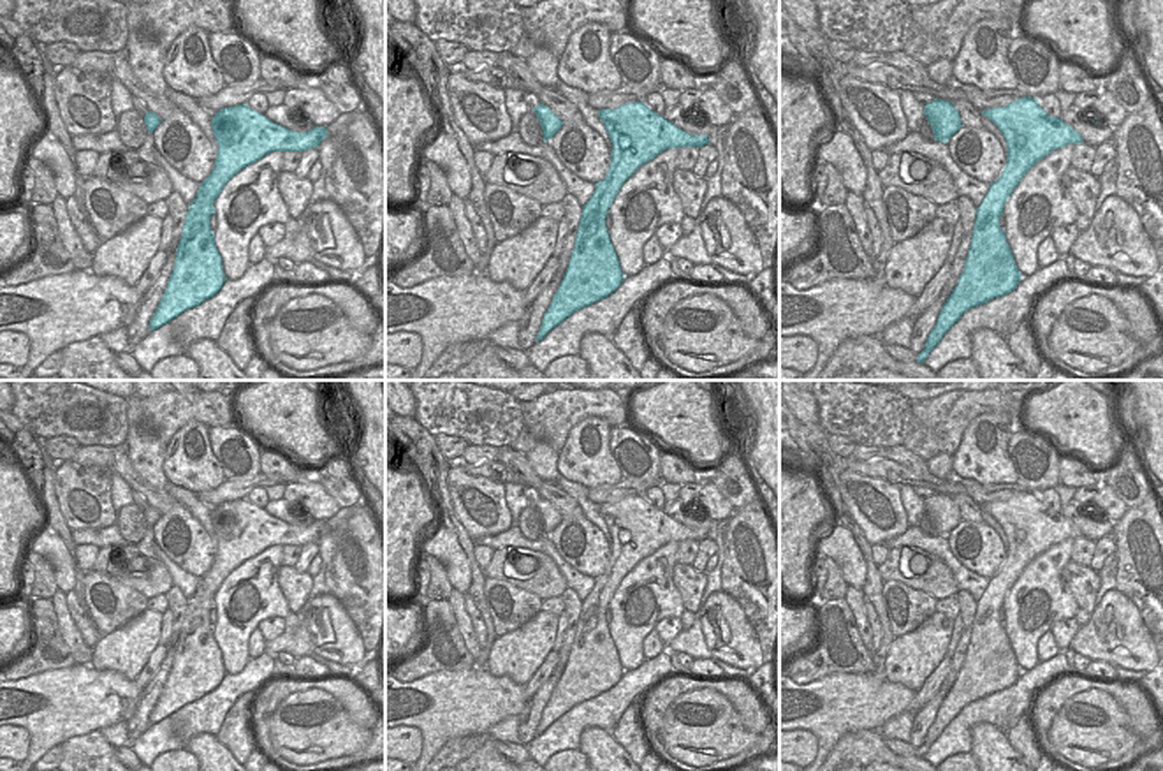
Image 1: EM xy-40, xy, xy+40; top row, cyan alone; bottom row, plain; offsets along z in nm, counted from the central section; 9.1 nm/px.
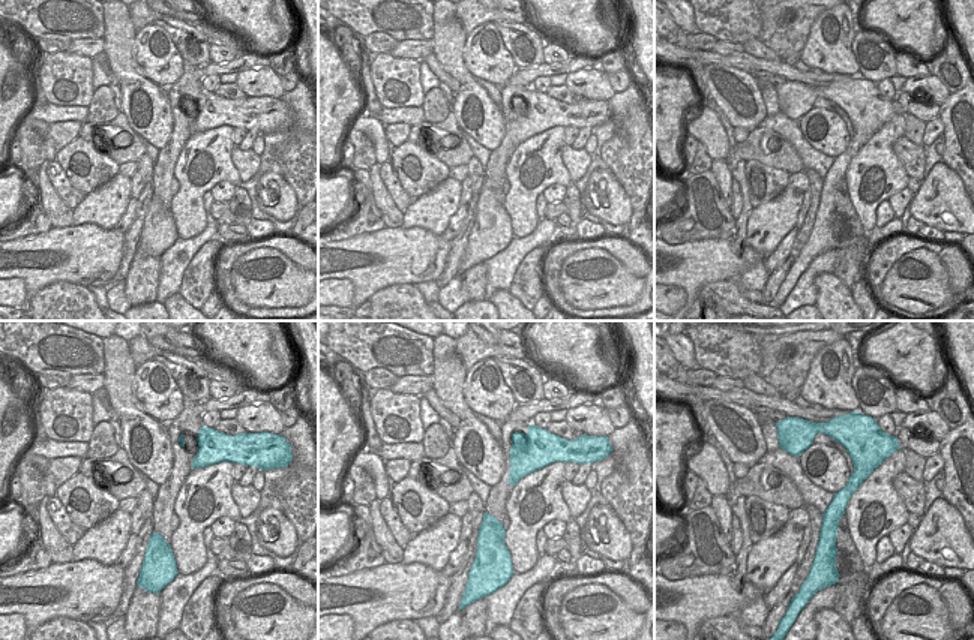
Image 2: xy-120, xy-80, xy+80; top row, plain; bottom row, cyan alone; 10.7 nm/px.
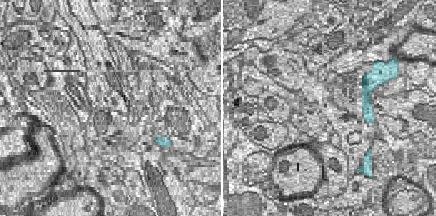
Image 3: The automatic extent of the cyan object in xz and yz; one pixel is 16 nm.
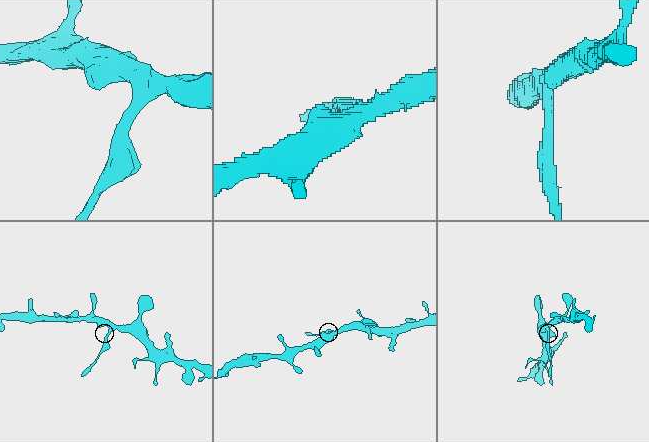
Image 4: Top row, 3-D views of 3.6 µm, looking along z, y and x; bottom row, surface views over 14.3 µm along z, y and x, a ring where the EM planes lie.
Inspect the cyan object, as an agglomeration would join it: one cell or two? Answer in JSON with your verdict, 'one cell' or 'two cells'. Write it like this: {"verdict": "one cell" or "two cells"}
{"verdict": "two cells"}

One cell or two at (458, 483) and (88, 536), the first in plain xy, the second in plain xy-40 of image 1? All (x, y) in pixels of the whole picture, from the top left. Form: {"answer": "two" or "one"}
{"answer": "two"}

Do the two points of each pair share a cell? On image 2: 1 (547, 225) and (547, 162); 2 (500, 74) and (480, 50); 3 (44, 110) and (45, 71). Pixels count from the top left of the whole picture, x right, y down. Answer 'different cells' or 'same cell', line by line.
1: different cells
2: same cell
3: different cells

